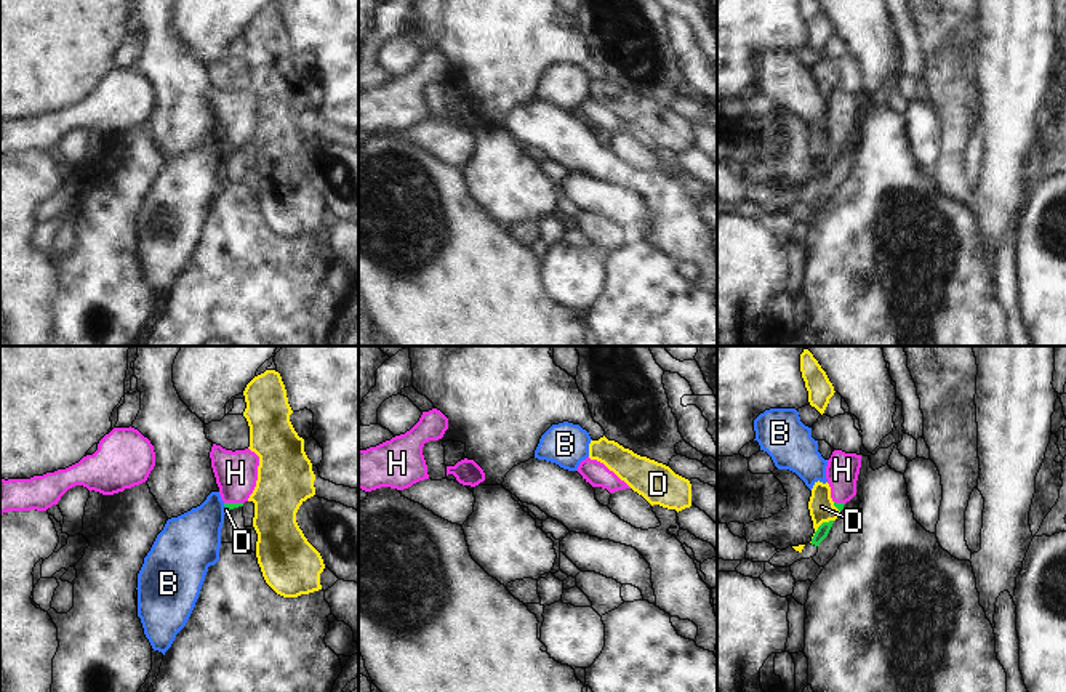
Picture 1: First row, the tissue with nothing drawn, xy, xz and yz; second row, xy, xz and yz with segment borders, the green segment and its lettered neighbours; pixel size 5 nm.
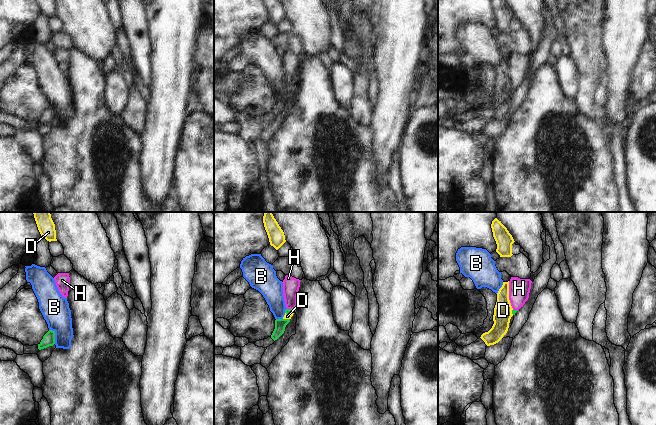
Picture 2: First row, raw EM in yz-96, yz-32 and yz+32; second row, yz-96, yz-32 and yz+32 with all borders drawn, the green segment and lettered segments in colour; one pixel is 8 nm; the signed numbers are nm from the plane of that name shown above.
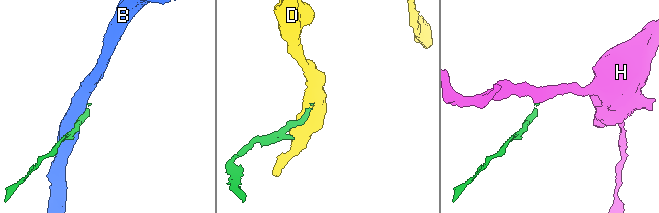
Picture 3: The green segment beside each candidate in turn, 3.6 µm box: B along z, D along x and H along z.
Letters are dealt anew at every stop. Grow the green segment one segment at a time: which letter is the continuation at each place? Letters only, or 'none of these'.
H

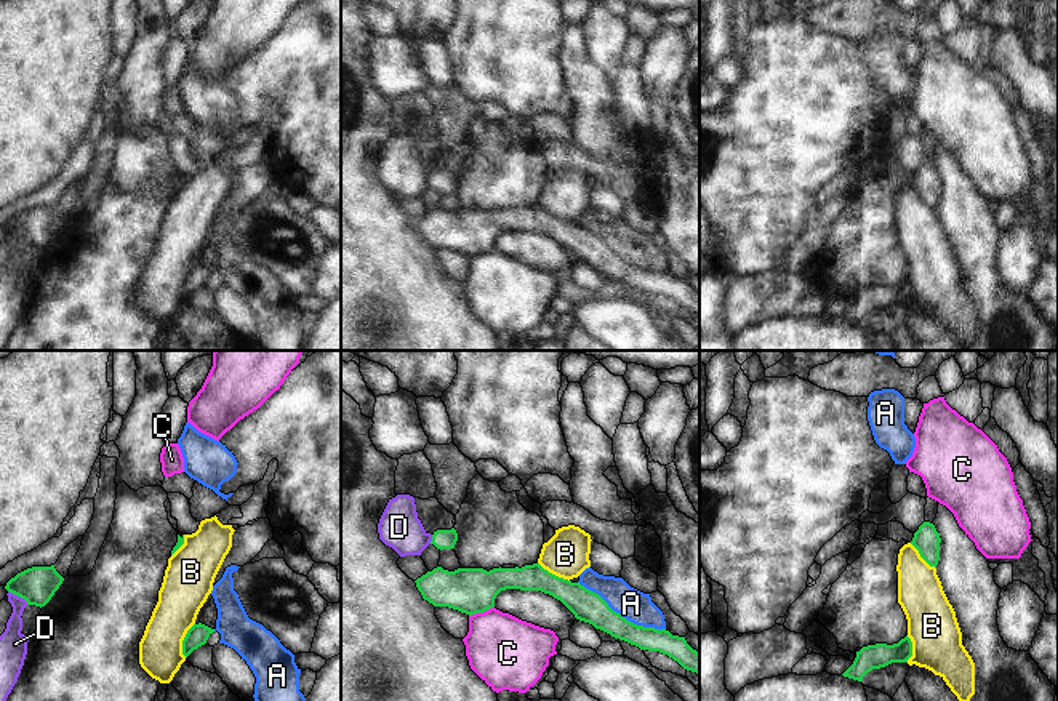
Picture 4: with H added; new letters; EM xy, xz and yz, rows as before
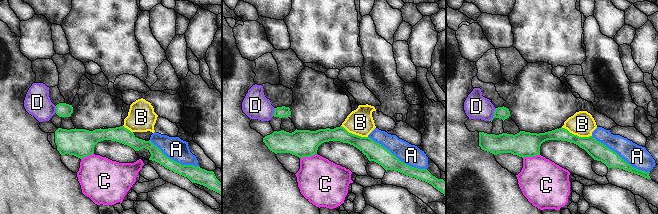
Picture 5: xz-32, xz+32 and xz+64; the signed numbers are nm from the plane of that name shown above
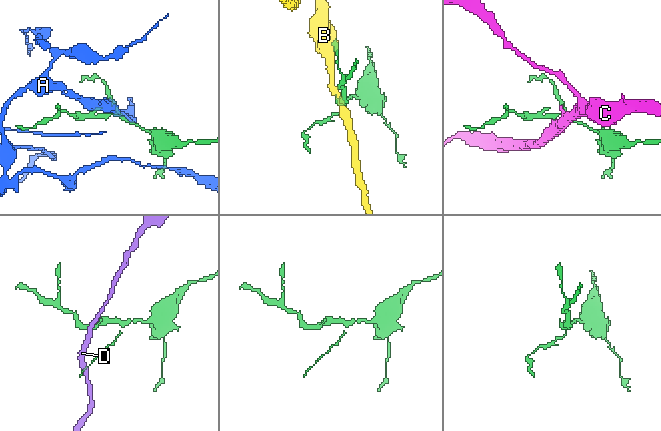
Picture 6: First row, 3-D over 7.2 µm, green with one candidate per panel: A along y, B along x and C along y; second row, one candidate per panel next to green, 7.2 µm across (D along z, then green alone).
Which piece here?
none of these

